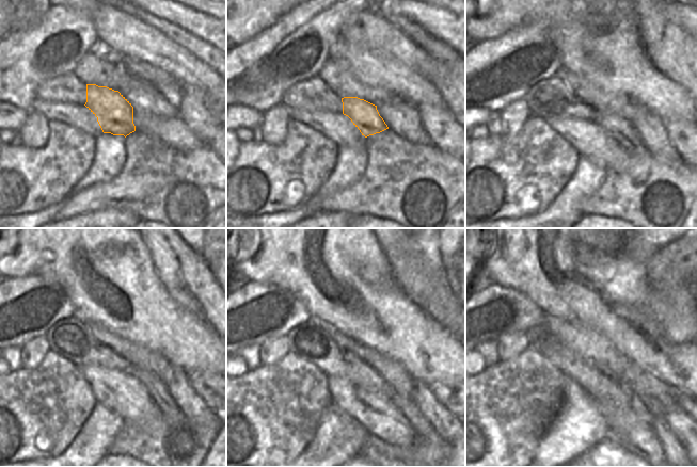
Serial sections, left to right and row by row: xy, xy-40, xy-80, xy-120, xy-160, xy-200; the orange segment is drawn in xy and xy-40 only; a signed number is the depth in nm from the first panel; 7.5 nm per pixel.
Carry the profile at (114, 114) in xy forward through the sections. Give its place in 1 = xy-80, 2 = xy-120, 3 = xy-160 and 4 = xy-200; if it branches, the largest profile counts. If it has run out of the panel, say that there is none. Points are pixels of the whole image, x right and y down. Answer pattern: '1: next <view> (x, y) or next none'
1: next xy-80 (621, 130)
2: next xy-120 (157, 387)
3: next xy-160 (400, 383)
4: next xy-200 (670, 445)

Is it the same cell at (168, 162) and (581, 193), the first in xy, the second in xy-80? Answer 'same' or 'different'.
different

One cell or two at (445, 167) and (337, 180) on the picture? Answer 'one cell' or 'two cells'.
two cells

